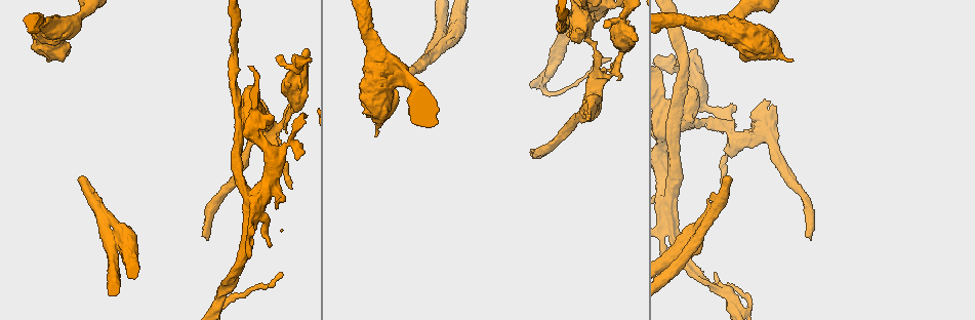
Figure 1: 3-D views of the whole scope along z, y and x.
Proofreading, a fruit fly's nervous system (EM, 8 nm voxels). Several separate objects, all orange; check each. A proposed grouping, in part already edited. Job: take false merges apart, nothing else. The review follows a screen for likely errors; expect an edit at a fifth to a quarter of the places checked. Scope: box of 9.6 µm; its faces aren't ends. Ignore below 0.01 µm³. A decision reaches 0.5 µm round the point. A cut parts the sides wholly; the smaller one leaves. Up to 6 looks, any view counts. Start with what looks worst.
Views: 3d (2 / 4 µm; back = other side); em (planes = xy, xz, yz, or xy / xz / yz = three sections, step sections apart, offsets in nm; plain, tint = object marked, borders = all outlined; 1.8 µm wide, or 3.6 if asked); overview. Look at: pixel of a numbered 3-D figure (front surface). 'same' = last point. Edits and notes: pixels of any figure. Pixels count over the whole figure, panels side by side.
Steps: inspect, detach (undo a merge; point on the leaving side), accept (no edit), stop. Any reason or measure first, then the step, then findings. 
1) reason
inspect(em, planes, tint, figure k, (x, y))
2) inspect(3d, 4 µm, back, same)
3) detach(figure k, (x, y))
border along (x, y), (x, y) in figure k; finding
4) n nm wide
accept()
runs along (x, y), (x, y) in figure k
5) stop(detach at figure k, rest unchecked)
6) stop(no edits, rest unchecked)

small branch off a trunk
inspect(em, yz, step 4, tint, figure 1, (598, 69))

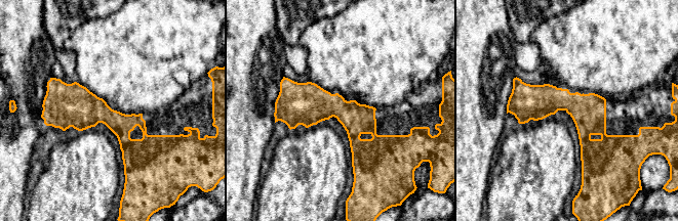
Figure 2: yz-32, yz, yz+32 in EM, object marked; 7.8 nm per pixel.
accept()
runs along (279, 103), (336, 105), (372, 139), (394, 138) in figure 2; continuous, no second neuron

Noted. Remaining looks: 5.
thick turns thin
inspect(3d, 2 µm, figure 1, (447, 41))

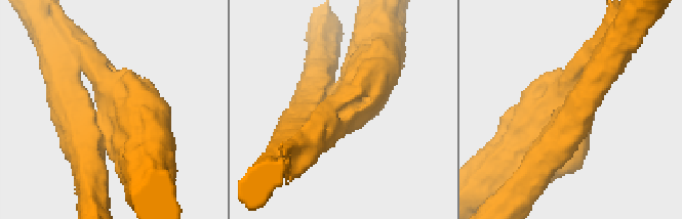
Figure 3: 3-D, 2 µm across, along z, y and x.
inspect(em, planes, tint, figure 3, (120, 112))

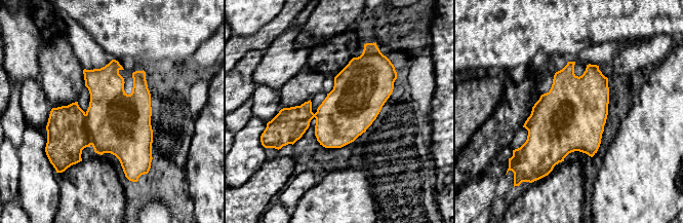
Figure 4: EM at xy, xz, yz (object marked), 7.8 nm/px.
400 nm wide
detach(figure 4, (68, 135))
a second neuron is stuck on

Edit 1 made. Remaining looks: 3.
see it whole again
inspect(overview)

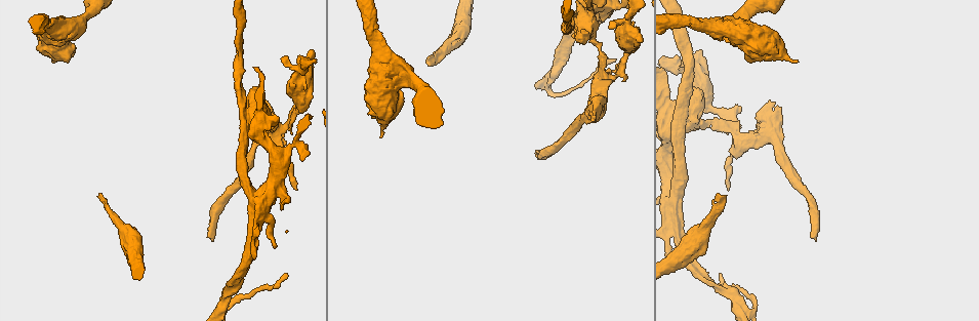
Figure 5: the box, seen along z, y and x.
sudden change in width
inspect(em, xy, step 8, borders, figure 5, (677, 226))

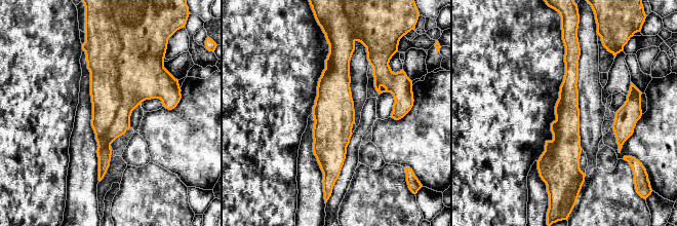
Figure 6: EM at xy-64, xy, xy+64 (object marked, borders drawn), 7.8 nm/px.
cut it another way
inspect(em, planes, borders, same)

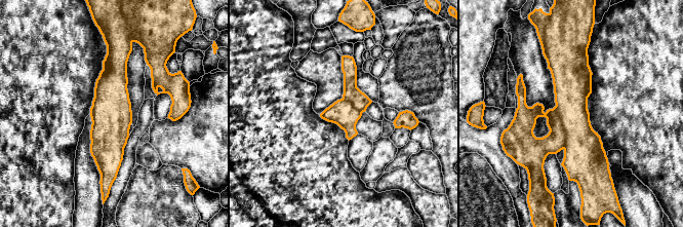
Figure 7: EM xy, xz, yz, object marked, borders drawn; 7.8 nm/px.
detach(figure 7, (584, 152))
border along (555, 106), (564, 130), (564, 148) in figure 7; a second neuron is stuck on

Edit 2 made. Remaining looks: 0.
stop(detach at figure 4, detach at figure 7, rest unchecked)

